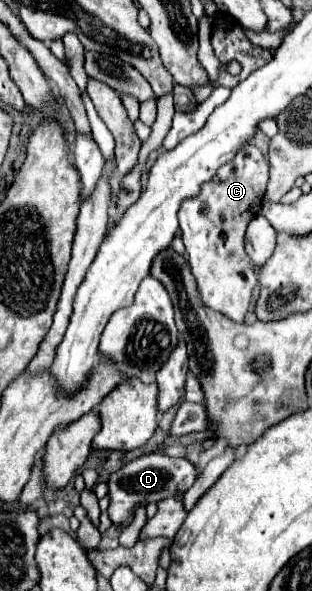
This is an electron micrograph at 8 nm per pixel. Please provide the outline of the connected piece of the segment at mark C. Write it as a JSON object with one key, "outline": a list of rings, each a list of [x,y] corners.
{"outline":[[[246,145],[220,173],[208,183],[198,197],[184,201],[178,219],[190,271],[196,277],[198,293],[204,305],[234,323],[244,323],[250,309],[256,273],[244,253],[244,233],[254,215],[258,215],[268,181],[268,161],[254,145]]]}

